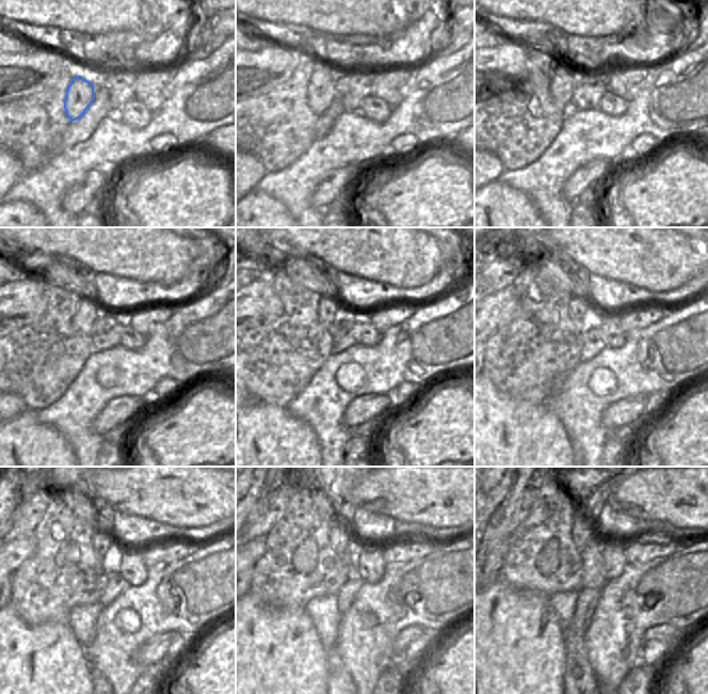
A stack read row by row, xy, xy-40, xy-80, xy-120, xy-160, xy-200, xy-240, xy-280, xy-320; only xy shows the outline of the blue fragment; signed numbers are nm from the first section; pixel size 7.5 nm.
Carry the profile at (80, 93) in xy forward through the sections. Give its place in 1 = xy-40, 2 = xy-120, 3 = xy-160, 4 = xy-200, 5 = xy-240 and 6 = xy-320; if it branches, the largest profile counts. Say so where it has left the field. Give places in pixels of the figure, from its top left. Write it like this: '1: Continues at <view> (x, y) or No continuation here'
1: Continues at xy-40 (321, 90)
2: Continues at xy-120 (87, 312)
3: Continues at xy-160 (328, 308)
4: Continues at xy-200 (577, 306)
5: Continues at xy-240 (101, 540)
6: Continues at xy-320 (581, 532)

